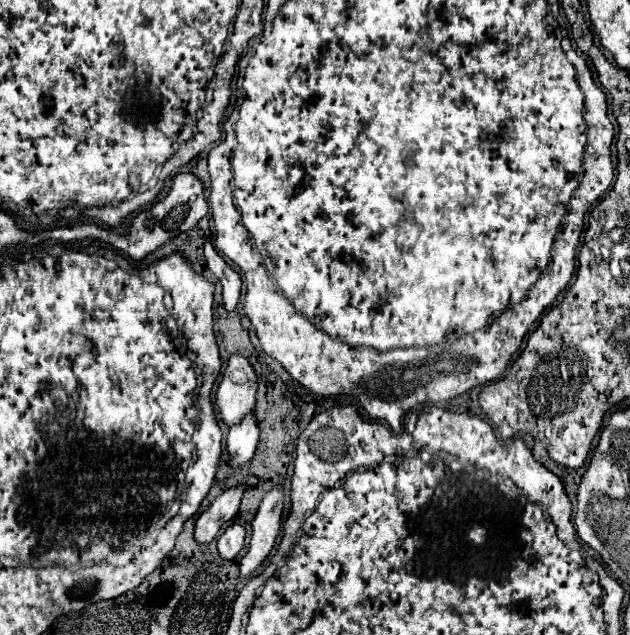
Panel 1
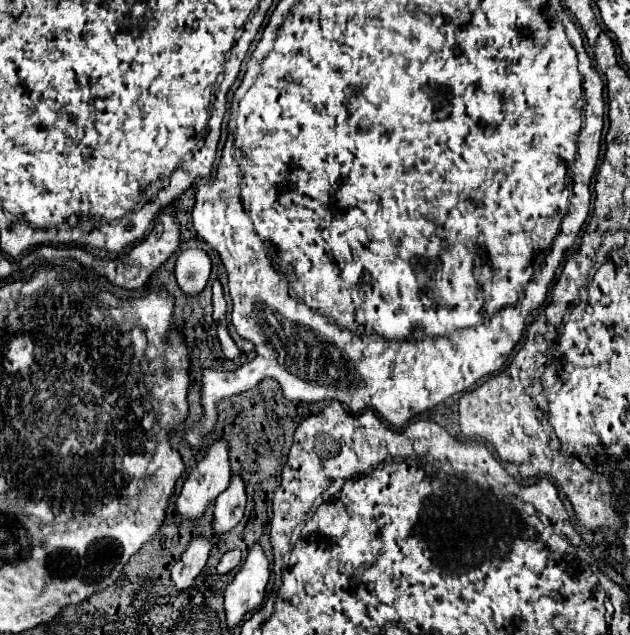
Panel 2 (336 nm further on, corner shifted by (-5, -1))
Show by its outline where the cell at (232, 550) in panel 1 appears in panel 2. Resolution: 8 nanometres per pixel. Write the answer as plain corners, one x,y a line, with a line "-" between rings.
239,548
229,550
229,552
221,558
221,562
217,564
217,572
219,572
219,574
227,574
227,572
231,572
233,568
237,568
239,562
241,562
241,550
239,550

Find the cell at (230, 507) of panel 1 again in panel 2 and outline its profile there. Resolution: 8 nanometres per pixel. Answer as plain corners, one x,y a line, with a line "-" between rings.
203,536
191,538
191,542
185,548
185,552
181,554
181,558
171,566
171,580
179,590
193,586
195,578
201,574
203,566
207,564
211,548
213,548
213,544
209,538
203,538

